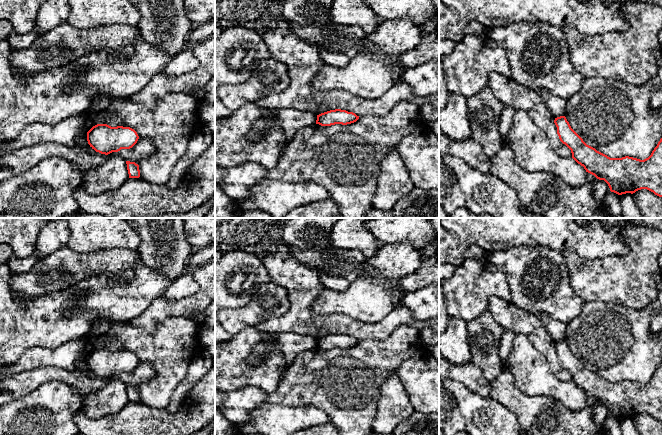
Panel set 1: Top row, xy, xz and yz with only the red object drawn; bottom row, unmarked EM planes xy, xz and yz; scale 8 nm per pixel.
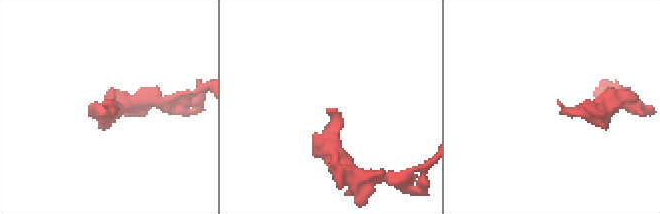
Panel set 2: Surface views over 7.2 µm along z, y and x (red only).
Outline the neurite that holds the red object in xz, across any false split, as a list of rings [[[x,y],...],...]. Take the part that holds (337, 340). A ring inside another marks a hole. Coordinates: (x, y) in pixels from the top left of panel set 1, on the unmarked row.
[[[335,333],[317,339],[316,348],[321,350],[331,350],[335,348],[347,349],[356,346],[359,343],[353,336]]]

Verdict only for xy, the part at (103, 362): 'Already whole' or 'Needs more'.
Already whole

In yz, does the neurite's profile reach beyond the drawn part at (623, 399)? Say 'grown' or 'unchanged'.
unchanged

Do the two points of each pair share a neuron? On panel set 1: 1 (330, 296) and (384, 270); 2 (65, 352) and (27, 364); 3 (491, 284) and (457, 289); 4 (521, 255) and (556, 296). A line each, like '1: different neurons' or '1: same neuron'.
1: same neuron
2: same neuron
3: same neuron
4: same neuron

